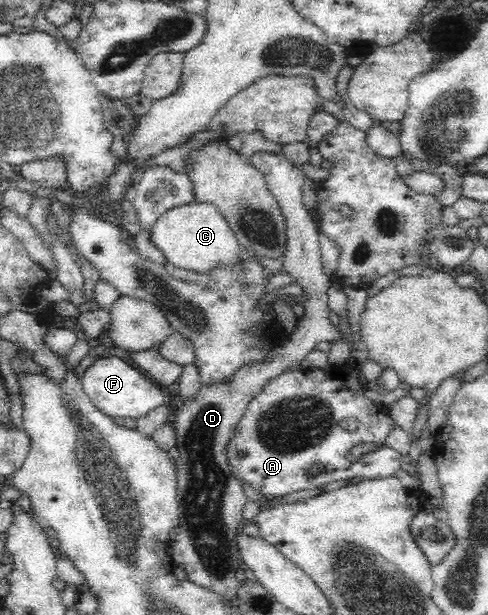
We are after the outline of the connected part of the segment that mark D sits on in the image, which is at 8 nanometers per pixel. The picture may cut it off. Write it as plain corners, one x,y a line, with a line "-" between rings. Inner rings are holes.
254,152
251,163
263,174
268,190
275,195
280,212
284,217
284,234
287,250
283,254
283,269
304,289
305,313
282,349
276,349
258,364
246,365
236,370
230,380
220,386
200,386
198,393
188,397
175,420
176,447
180,457
176,461
176,500
179,506
180,534
175,540
168,540
166,553
175,566
188,572
188,580
213,590
216,594
234,599
240,586
236,571
242,564
237,548
236,534
242,522
242,511
248,502
240,482
232,476
226,459
226,442
232,436
236,422
242,418
250,400
257,396
273,378
280,374
300,369
301,362
318,343
335,343
342,338
328,318
327,289
331,277
324,275
321,266
319,232
314,220
302,203
302,186
306,176
300,166
294,164
282,152

